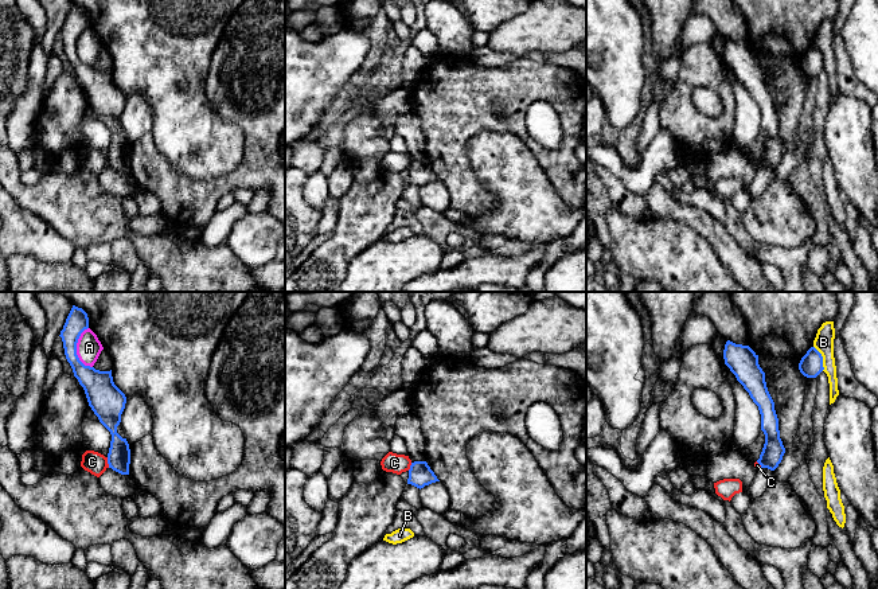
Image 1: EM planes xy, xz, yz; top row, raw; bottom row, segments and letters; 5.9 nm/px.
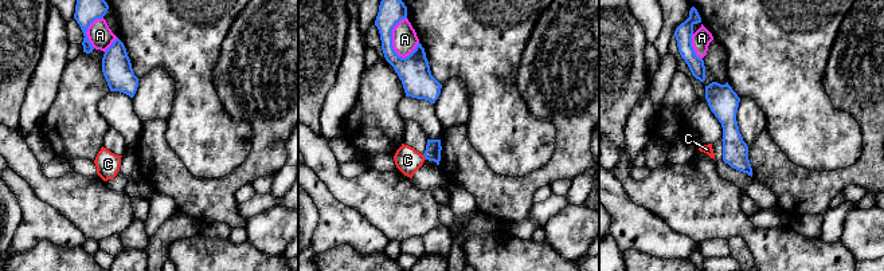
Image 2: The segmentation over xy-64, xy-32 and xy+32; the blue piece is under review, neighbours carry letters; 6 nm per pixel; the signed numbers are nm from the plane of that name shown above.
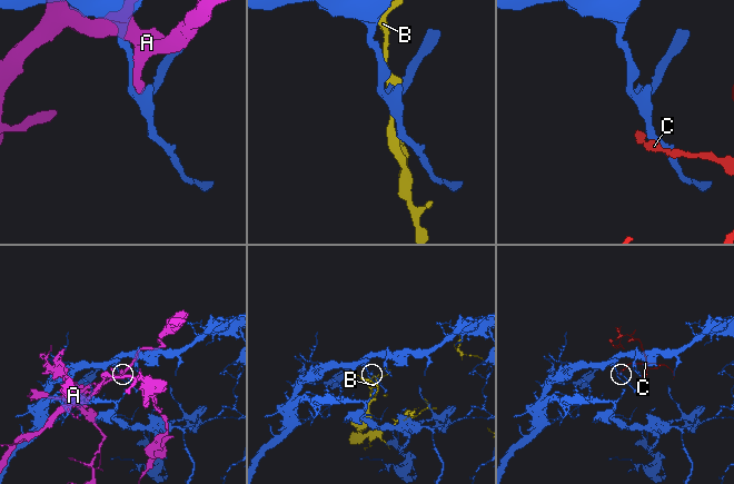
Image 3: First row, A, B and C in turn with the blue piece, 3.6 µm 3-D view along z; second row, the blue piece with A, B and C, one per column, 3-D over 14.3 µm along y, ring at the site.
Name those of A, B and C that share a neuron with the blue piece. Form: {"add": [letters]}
{"add": []}

